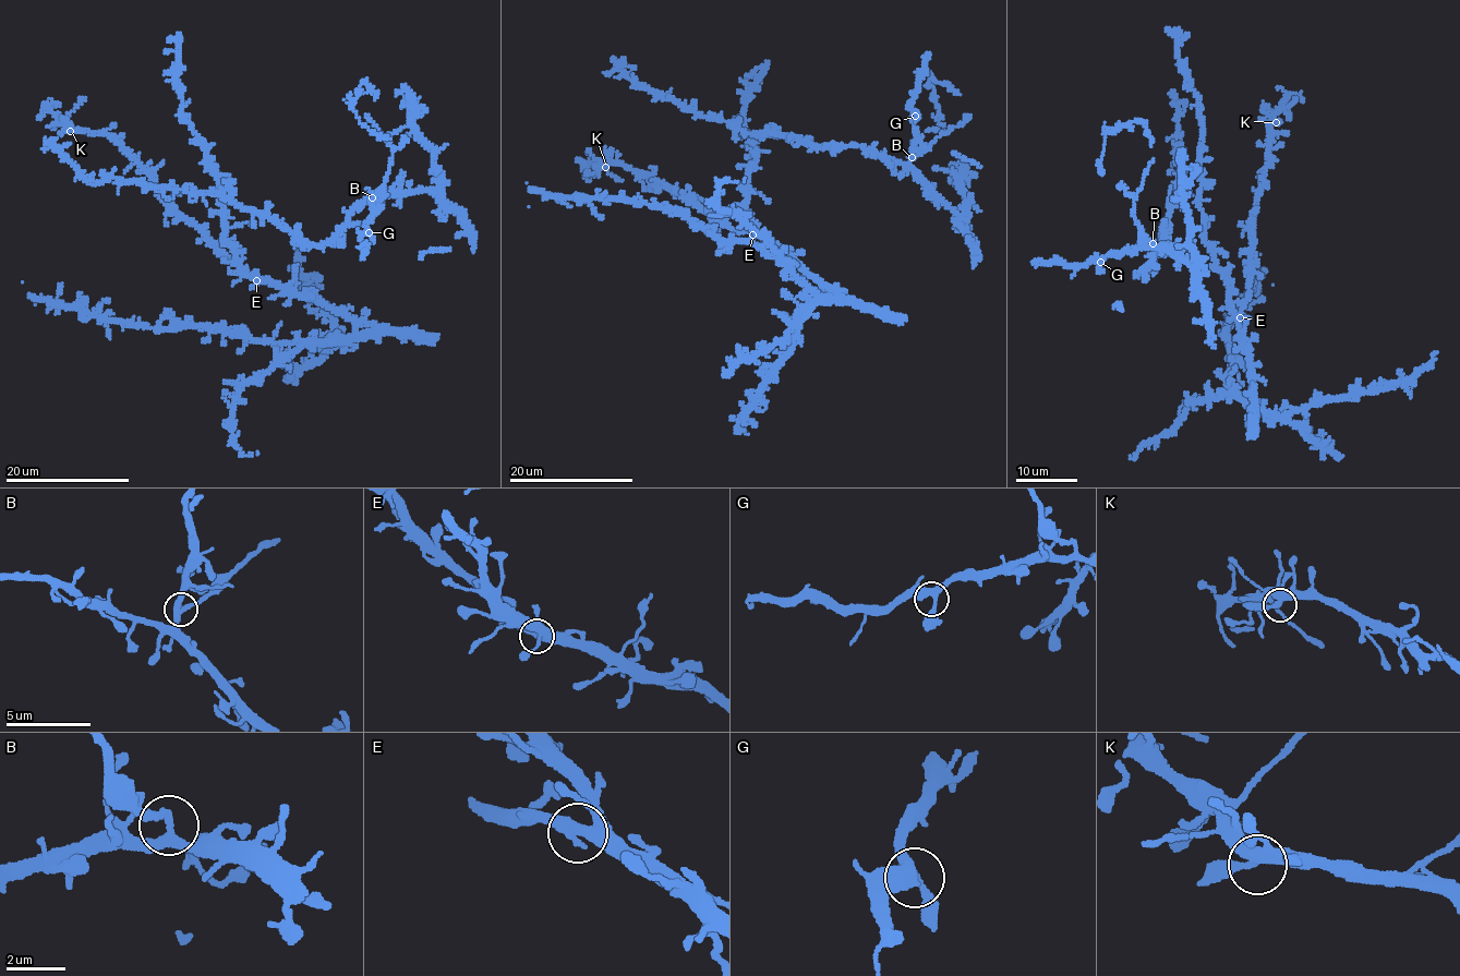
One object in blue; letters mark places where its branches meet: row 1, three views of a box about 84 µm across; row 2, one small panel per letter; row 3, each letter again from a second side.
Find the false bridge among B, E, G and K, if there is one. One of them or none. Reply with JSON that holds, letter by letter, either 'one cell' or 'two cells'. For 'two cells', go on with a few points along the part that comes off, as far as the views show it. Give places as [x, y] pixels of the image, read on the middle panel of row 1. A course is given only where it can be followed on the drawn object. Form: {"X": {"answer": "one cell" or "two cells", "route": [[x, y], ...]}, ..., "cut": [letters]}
{"B": {"answer": "two cells"}, "E": {"answer": "one cell"}, "G": {"answer": "one cell"}, "K": {"answer": "one cell"}, "cut": ["B"]}

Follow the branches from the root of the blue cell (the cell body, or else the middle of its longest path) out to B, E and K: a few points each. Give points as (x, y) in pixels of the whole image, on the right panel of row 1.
B: (1214, 253), (1204, 230), (1204, 211), (1186, 192), (1171, 208), (1158, 252), (1142, 273), (1160, 249), (1153, 244)
E: (1214, 253), (1214, 263), (1226, 281), (1228, 301), (1240, 317)
K: (1214, 253), (1238, 314), (1246, 299), (1255, 251), (1253, 215), (1270, 148), (1269, 125), (1276, 122)

